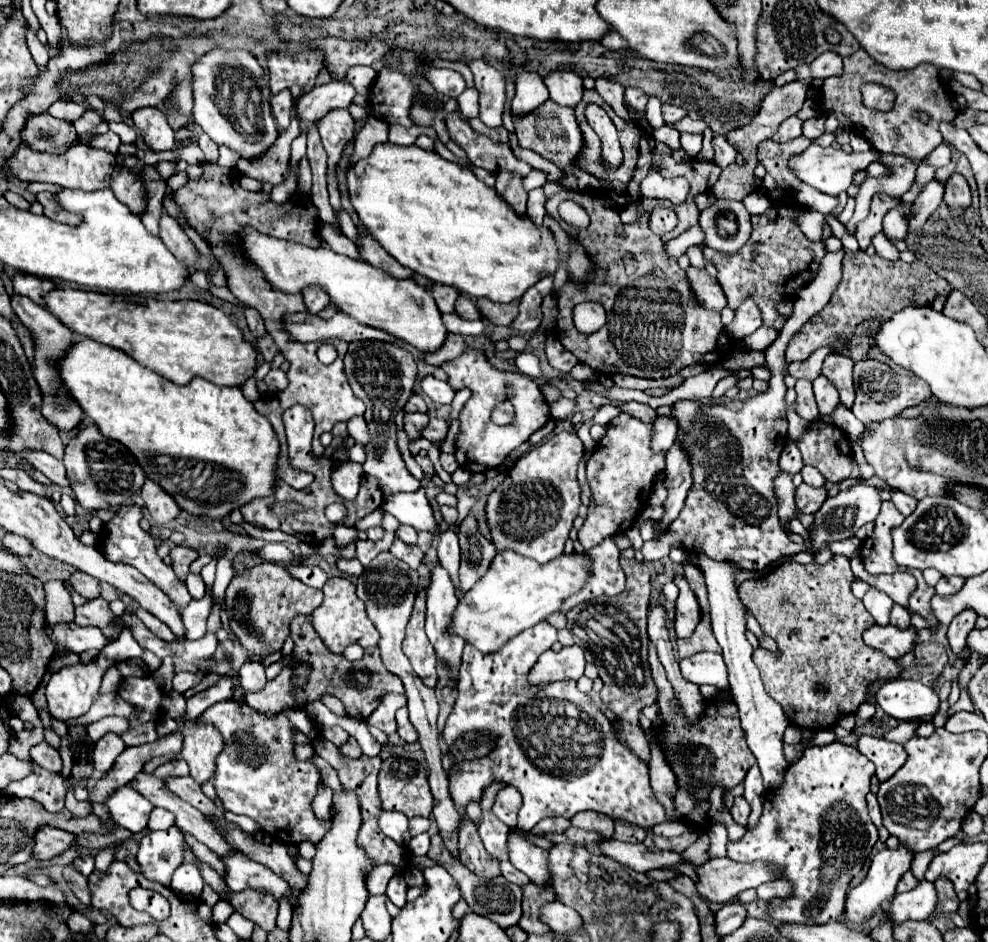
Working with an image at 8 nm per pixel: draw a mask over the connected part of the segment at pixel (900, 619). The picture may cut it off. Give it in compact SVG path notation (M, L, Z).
M895 604L891 610L891 624L897 628L909 628L911 626L911 614L907 612L907 608Z

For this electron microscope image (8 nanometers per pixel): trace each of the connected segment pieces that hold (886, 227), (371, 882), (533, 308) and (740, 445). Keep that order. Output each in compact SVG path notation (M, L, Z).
M895 206L893 210L887 212L883 218L883 234L893 240L903 240L907 234L907 224L905 224L905 214L909 212L909 206Z
M381 864L381 866L375 866L373 870L369 870L367 874L367 890L371 896L375 894L383 894L385 888L387 888L387 882L399 874L399 868L397 866L391 866L391 864Z
M543 276L537 284L533 284L533 288L529 288L529 292L525 292L525 296L521 298L521 306L519 306L519 316L513 320L513 328L519 332L533 332L539 328L541 324L541 300L545 294L549 294L553 290L553 276Z
M843 250L839 252L829 252L821 260L819 274L815 280L803 288L793 304L793 312L787 318L785 326L781 328L777 340L765 348L765 362L767 368L771 370L771 380L769 380L769 390L763 394L757 394L745 402L741 400L729 400L721 402L715 406L703 406L693 400L679 400L673 404L673 416L677 418L679 426L683 428L683 446L687 448L693 464L693 486L689 490L689 496L685 500L685 508L681 510L679 518L671 522L671 530L667 536L659 540L645 541L641 552L647 562L659 560L669 554L669 546L679 546L683 550L693 550L699 552L703 550L707 556L715 560L729 560L735 562L739 568L747 570L765 570L773 560L779 560L781 556L793 556L797 552L805 550L805 544L795 544L787 538L779 524L777 516L777 500L773 494L773 478L779 472L779 454L787 444L787 386L785 386L785 348L789 340L799 332L799 328L815 316L827 302L833 292L833 288L841 282L841 260L843 260Z

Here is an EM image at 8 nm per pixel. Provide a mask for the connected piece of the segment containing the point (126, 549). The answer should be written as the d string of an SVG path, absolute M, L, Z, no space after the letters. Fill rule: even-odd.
M133 504L133 506L121 506L121 508L113 514L113 518L103 526L103 530L99 532L99 536L97 536L97 540L99 540L97 550L99 550L103 556L107 556L107 560L111 560L111 562L123 562L123 564L129 564L129 566L137 568L137 570L139 570L143 576L147 576L157 588L161 588L161 590L171 598L171 602L173 602L173 606L177 608L177 612L183 614L185 606L191 602L192 597L190 593L187 592L185 584L181 584L181 582L177 580L173 568L167 566L167 564L159 558L159 554L157 554L157 540L155 540L149 532L141 530L141 526L139 526L139 520L141 520L141 518L143 518L143 514L141 514L139 506L135 506L135 504Z

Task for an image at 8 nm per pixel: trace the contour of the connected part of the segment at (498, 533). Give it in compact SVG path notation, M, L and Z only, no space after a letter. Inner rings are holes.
M561 432L515 462L509 476L489 494L487 502L487 520L497 552L511 548L537 562L553 560L563 552L581 504L577 484L581 456L583 444L577 434Z

